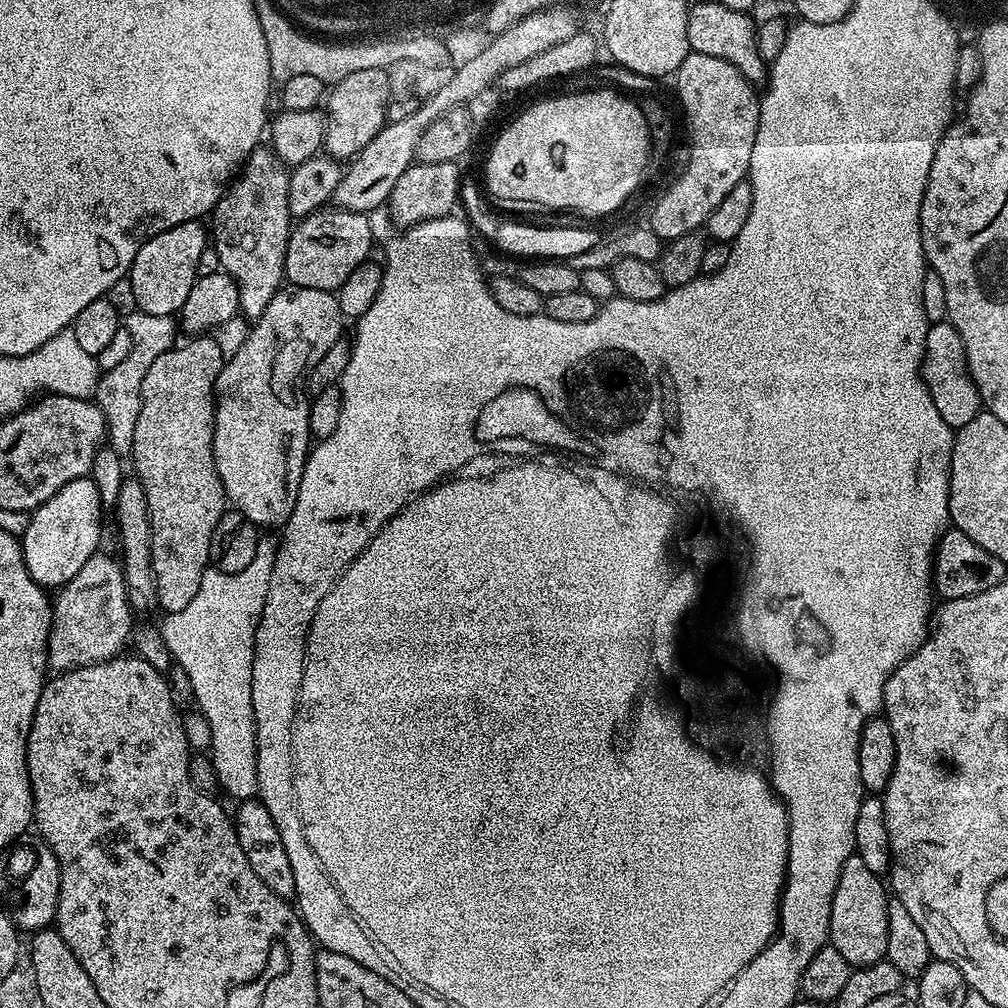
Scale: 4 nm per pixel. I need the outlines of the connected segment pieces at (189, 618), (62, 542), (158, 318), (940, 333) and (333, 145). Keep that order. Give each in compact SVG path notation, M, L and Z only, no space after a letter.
M264 534L257 539L254 562L246 570L226 576L221 575L216 584L216 592L207 596L202 590L194 594L191 602L177 612L169 612L163 618L164 625L159 631L169 648L169 654L179 668L186 672L192 687L191 699L196 699L204 720L208 723L208 736L212 739L210 757L221 789L236 799L236 802L251 800L258 793L258 758L256 757L256 723L254 722L254 702L252 701L252 663L254 662L254 642L262 606L266 602L266 590L270 586L270 573L274 571L274 558L280 548L280 540L275 535Z
M88 476L66 482L54 498L38 505L27 517L28 525L22 535L24 561L30 578L46 590L59 590L86 566L90 557L97 555L100 544L100 507L98 486Z
M139 310L123 319L122 326L131 336L130 353L114 368L101 375L96 388L94 402L103 412L108 447L123 461L132 457L134 427L137 425L138 411L141 409L142 379L159 354L172 348L177 341L177 321L170 316L146 314Z
M951 322L929 323L926 346L924 347L922 375L930 398L934 398L934 406L938 406L938 414L942 414L942 422L946 422L953 430L966 426L966 422L970 422L970 418L981 415L982 401L980 399L980 391L968 369L966 346L962 346L962 338Z
M382 69L361 70L338 81L326 96L323 151L337 162L348 162L353 156L357 156L378 135L386 123L385 108L390 101L388 92L390 93L390 76L387 71Z

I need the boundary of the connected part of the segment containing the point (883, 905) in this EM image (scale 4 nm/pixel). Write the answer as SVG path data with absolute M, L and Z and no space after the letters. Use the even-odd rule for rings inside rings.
M853 854L842 866L840 883L833 898L828 935L831 947L846 958L853 968L865 968L885 959L888 954L888 901L889 893L879 875ZM884 888L885 892L884 893Z

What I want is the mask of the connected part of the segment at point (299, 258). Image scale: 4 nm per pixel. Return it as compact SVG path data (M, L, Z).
M324 206L291 229L284 255L284 275L289 285L336 292L368 256L374 237L372 221L365 213Z

